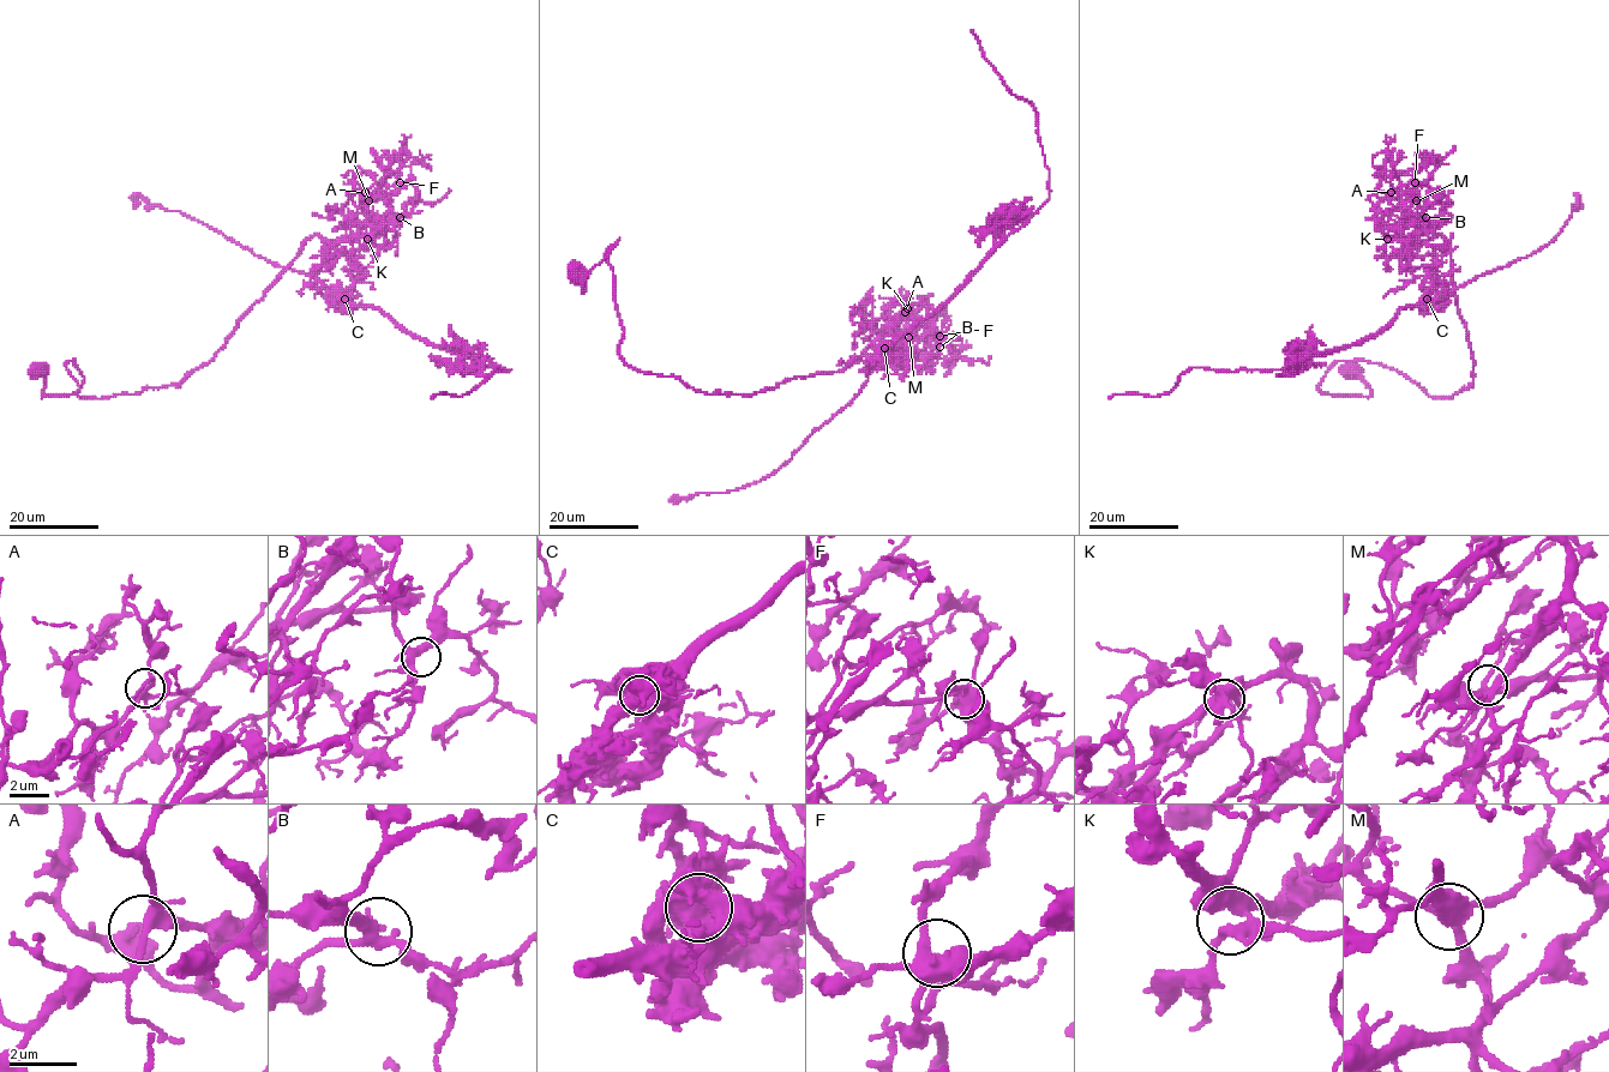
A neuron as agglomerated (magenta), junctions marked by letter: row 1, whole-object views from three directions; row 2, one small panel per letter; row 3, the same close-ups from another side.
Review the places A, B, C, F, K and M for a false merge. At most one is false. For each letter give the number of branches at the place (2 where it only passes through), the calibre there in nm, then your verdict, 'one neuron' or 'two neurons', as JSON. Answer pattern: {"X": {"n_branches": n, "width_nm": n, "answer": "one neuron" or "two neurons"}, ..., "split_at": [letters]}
{"A": {"n_branches": 4, "width_nm": 300, "answer": "one neuron"}, "B": {"n_branches": 5, "width_nm": 360, "answer": "one neuron"}, "C": {"n_branches": 5, "width_nm": 750, "answer": "two neurons"}, "F": {"n_branches": 5, "width_nm": 480, "answer": "one neuron"}, "K": {"n_branches": 4, "width_nm": 280, "answer": "one neuron"}, "M": {"n_branches": 4, "width_nm": 300, "answer": "one neuron"}, "split_at": ["C"]}

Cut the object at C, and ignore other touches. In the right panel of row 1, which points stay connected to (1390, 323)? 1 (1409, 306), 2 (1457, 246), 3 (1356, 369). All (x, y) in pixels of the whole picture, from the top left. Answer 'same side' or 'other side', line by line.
1: same side
2: other side
3: other side

